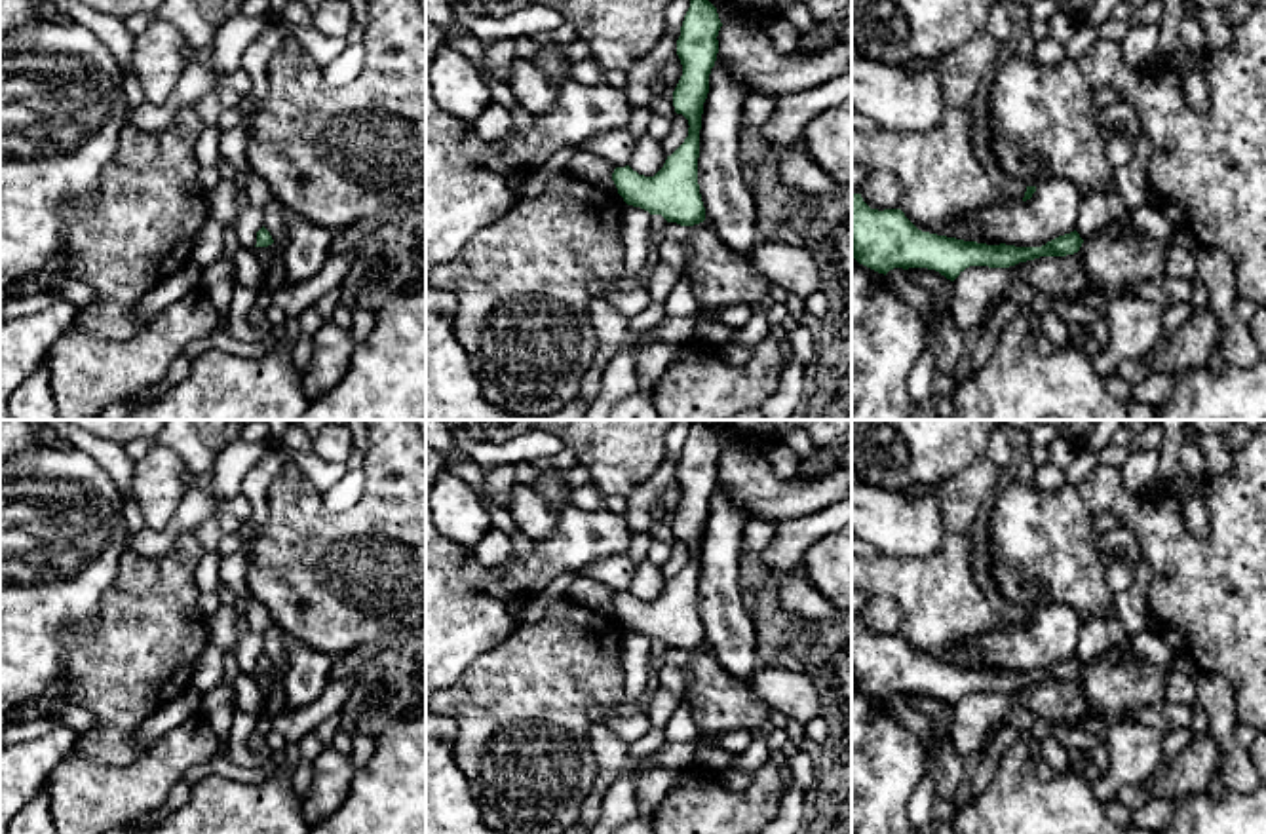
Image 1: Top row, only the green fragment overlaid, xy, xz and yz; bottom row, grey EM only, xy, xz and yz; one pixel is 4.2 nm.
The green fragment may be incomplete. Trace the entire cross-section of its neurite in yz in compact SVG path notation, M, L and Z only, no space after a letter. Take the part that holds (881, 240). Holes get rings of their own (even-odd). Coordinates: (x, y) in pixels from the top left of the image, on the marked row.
M852 194L852 256L878 272L928 268L954 281L969 266L1009 268L1040 256L1066 256L1084 239L1074 230L1042 247L987 245L918 230L901 209L871 209Z

